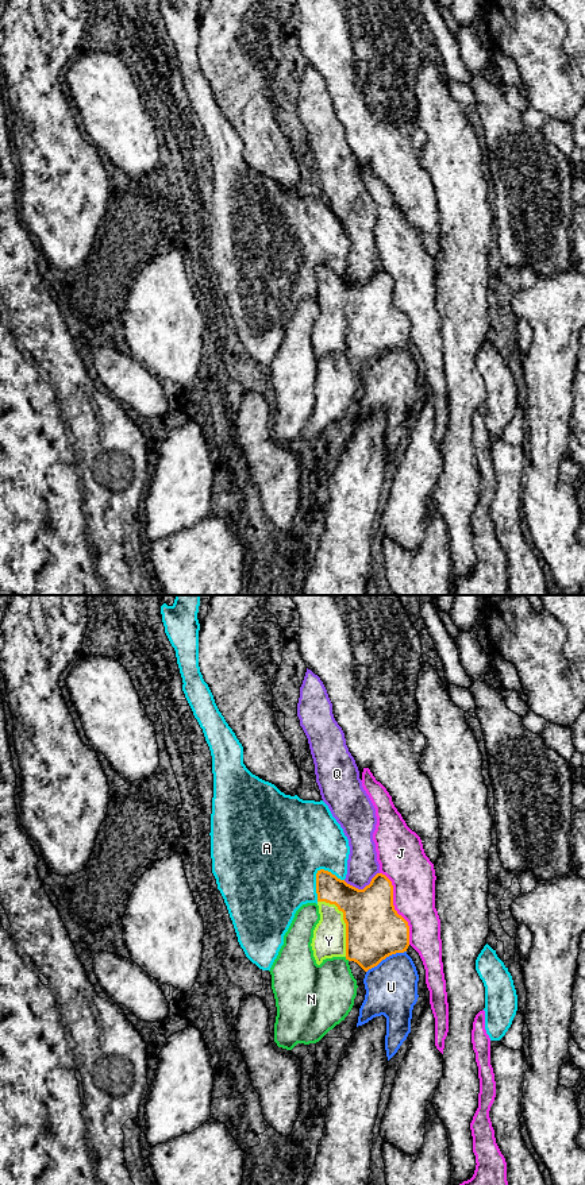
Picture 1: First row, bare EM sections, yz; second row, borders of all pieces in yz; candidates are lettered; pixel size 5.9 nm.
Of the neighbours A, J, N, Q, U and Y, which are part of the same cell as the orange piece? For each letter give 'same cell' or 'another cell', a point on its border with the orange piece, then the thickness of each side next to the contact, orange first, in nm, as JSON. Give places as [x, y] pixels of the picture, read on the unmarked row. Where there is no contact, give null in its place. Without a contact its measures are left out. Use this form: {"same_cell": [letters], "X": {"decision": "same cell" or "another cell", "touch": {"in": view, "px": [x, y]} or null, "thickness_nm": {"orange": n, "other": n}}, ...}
{"same_cell": ["Y"], "A": {"decision": "another cell", "touch": {"in": "yz", "px": [316, 269]}, "thickness_nm": {"orange": 160, "other": 500}}, "J": {"decision": "another cell", "touch": {"in": "yz", "px": [393, 302]}, "thickness_nm": {"orange": 340, "other": 260}}, "N": {"decision": "another cell", "touch": {"in": "yz", "px": [347, 354]}, "thickness_nm": {"orange": 340, "other": 360}}, "Q": {"decision": "another cell", "touch": {"in": "yz", "px": [361, 285]}, "thickness_nm": {"orange": 340, "other": 190}}, "U": {"decision": "another cell", "touch": {"in": "yz", "px": [385, 352]}, "thickness_nm": {"orange": 340, "other": 300}}, "Y": {"decision": "same cell", "touch": {"in": "yz", "px": [345, 317]}, "thickness_nm": {"orange": 340, "other": 200}}}

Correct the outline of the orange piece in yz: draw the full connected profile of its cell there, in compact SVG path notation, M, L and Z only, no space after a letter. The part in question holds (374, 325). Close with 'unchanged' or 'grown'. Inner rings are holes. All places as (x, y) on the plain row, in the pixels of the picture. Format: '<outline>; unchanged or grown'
M320 265L316 269L316 289L320 316L313 325L311 341L317 360L326 354L345 352L367 367L386 352L407 347L409 321L395 305L393 281L385 270L377 269L369 281L358 285Z; grown

